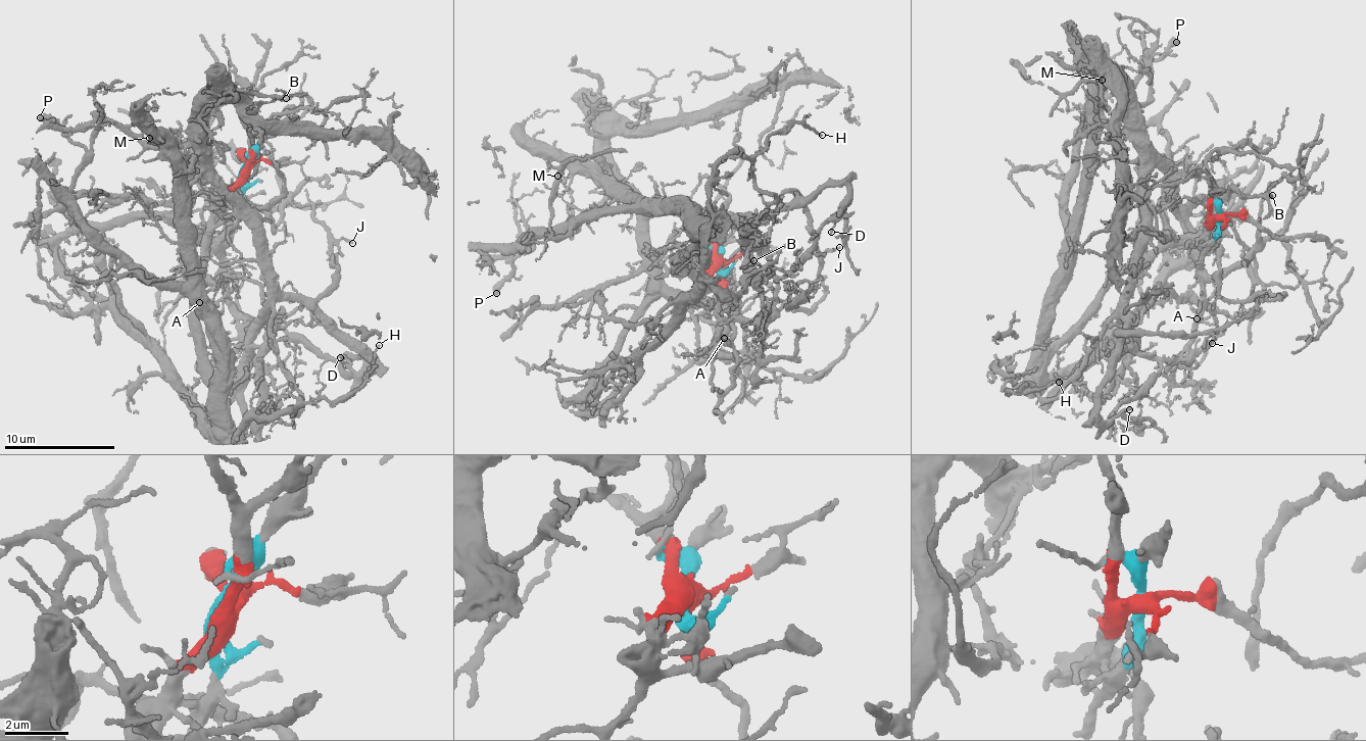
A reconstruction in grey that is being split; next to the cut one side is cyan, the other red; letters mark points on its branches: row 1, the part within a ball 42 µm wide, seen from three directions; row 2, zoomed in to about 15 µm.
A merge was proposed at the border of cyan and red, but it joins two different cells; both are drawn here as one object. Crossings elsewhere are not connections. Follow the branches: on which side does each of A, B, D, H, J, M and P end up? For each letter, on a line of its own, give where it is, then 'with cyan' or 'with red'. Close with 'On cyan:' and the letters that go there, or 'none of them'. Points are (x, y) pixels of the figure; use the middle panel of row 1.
A: (724, 338) | with cyan
B: (753, 260) | with cyan
D: (831, 232) | with cyan
H: (822, 135) | with red
J: (839, 247) | with cyan
M: (557, 176) | with red
P: (496, 293) | with red
On cyan: A, B, D, J

